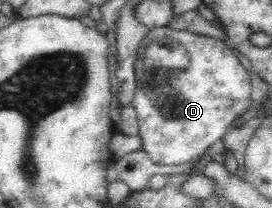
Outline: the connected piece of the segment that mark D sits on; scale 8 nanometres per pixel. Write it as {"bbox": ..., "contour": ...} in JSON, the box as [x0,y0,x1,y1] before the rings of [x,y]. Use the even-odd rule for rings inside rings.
{"bbox":[132,27,255,165],"contour":[[[153,27],[141,41],[135,62],[137,89],[132,105],[136,111],[144,151],[162,165],[183,164],[202,156],[205,150],[231,130],[235,118],[255,104],[251,99],[249,72],[233,54],[228,42],[187,30]],[[163,37],[183,43],[189,54],[187,69],[167,69],[163,66],[143,67],[143,52],[155,39]]]}

